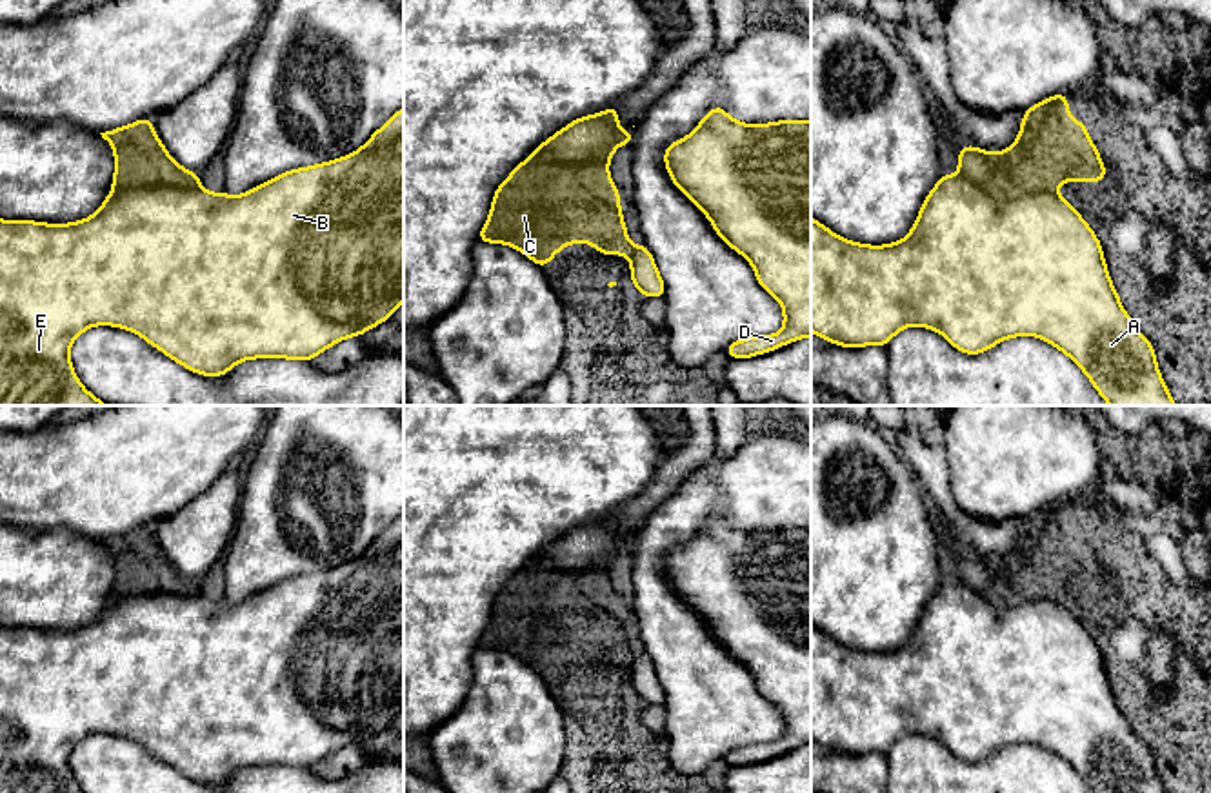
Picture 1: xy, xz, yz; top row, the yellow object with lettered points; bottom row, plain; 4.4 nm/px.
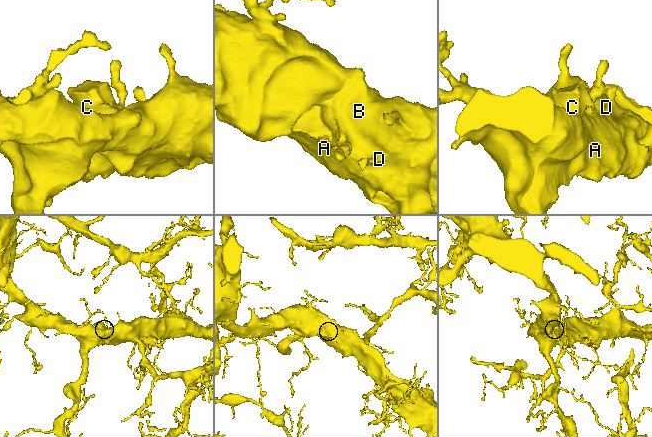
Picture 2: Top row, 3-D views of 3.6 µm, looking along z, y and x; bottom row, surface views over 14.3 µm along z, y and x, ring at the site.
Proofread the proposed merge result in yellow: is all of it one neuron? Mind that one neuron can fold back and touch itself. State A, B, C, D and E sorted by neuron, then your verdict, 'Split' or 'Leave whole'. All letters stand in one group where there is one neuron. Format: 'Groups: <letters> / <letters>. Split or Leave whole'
Groups: A B D E / C. Split

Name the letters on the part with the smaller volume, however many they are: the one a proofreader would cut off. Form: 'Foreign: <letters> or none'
Foreign: C

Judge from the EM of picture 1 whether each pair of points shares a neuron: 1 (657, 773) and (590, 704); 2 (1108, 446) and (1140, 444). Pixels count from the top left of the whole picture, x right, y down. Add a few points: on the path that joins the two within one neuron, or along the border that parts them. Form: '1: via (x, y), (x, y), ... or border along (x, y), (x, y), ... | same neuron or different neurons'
1: via (640, 757), (604, 721) | same neuron
2: via (1115, 446), (1133, 446) | same neuron

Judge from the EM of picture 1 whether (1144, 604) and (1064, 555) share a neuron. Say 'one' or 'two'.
one

